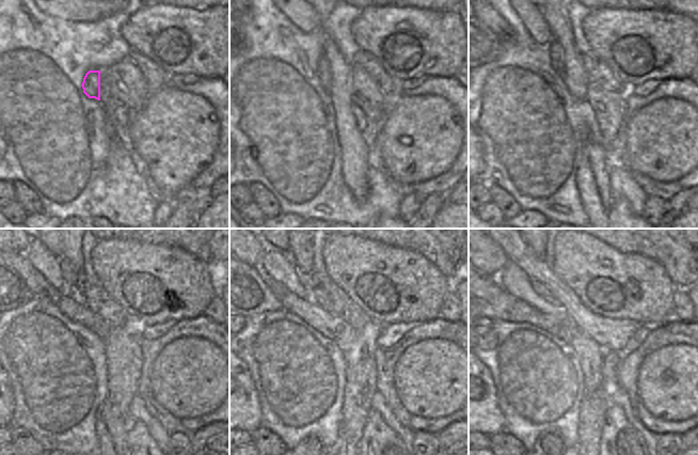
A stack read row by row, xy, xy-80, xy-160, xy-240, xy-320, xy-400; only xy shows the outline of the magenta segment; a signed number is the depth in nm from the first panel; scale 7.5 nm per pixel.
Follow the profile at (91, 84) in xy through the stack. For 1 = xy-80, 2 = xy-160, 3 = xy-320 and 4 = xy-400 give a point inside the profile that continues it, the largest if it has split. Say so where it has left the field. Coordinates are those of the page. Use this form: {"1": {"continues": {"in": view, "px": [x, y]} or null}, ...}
{"1": {"continues": {"in": "xy-80", "px": [323, 71]}}, "2": {"continues": {"in": "xy-160", "px": [557, 62]}}, "3": {"continues": {"in": "xy-320", "px": [300, 251]}}, "4": {"continues": {"in": "xy-400", "px": [539, 250]}}}

